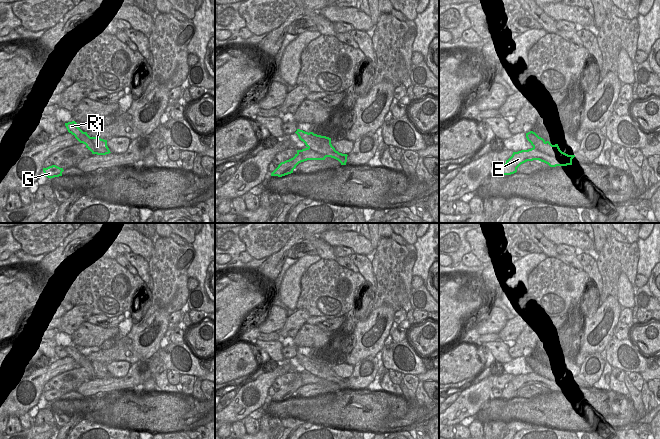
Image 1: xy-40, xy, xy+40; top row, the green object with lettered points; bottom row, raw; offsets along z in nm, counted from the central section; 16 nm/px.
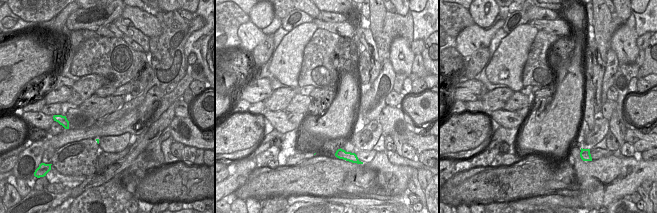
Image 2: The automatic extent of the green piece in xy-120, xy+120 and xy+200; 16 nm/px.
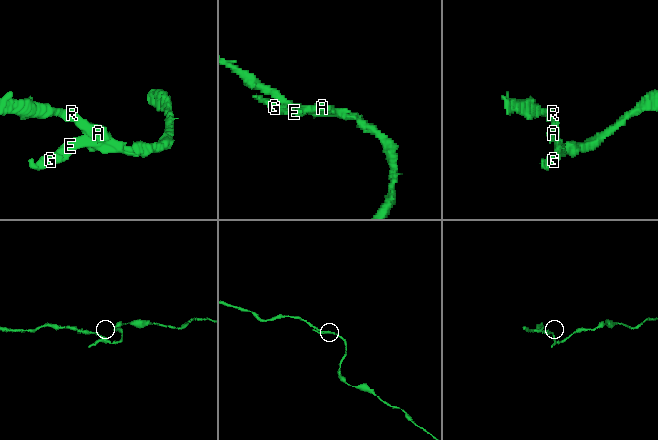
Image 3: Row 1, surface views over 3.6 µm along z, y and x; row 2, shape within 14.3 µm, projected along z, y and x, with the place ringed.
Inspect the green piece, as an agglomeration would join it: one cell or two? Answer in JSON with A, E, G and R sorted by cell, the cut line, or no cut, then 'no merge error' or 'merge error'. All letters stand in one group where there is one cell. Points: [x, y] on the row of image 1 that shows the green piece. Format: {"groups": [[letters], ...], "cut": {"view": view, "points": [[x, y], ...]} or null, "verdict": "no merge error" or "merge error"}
{"groups": [["A", "R"], ["E", "G"]], "cut": {"view": "xy+40", "points": [[533, 147], [554, 157], [565, 157], [571, 163]]}, "verdict": "merge error"}

